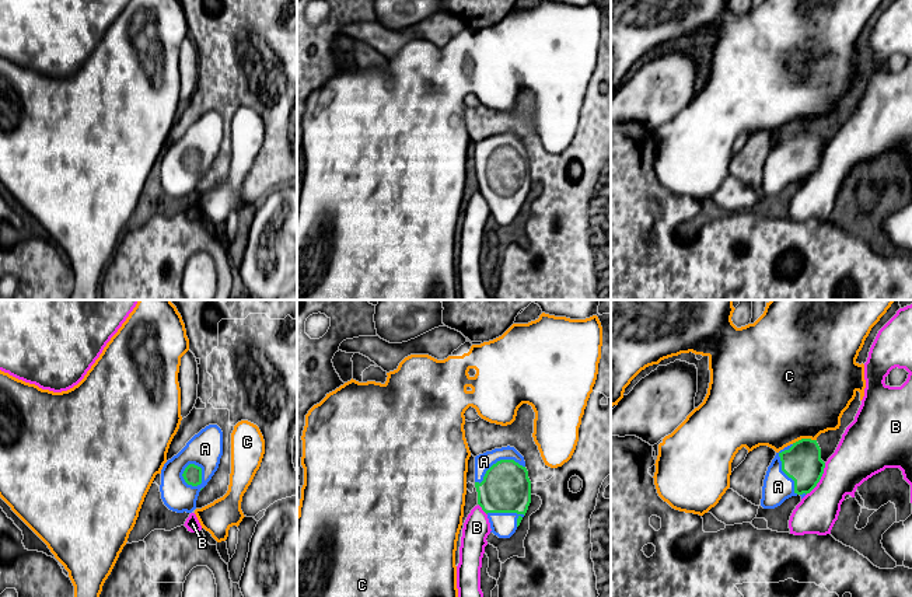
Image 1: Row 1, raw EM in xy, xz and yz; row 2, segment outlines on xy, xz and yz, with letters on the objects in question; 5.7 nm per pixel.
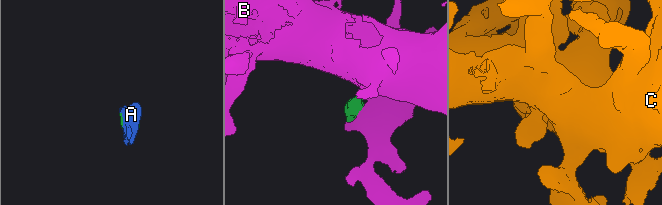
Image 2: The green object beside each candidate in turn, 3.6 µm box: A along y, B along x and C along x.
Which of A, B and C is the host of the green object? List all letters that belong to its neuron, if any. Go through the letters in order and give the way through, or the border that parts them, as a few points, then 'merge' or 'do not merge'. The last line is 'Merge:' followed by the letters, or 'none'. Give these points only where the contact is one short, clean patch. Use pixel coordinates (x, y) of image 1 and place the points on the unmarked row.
A: merge
B: do not merge
C: do not merge
Merge: A

